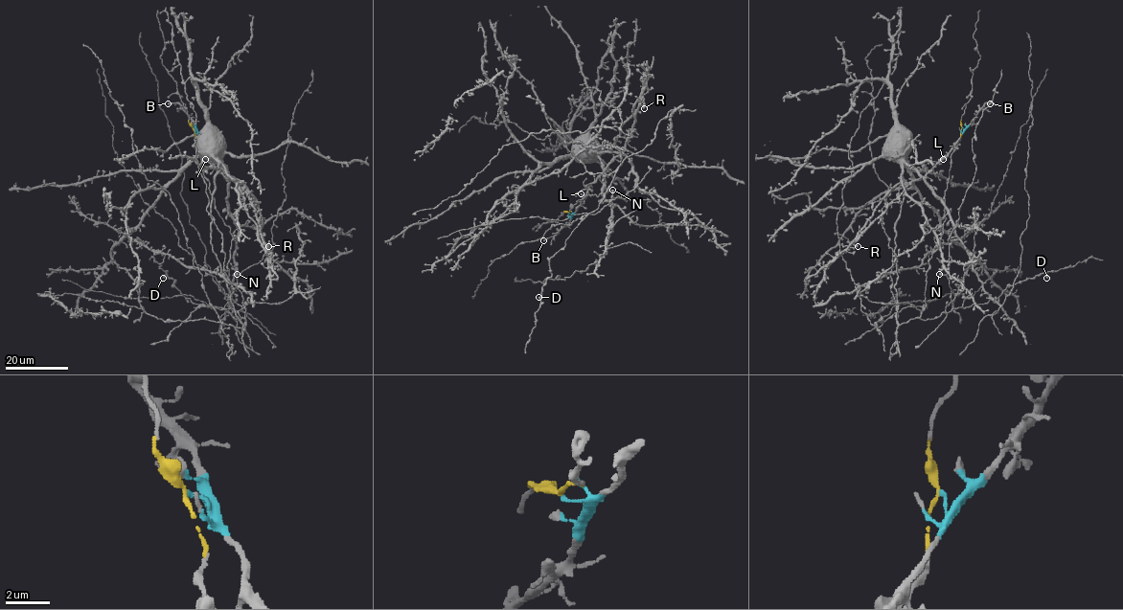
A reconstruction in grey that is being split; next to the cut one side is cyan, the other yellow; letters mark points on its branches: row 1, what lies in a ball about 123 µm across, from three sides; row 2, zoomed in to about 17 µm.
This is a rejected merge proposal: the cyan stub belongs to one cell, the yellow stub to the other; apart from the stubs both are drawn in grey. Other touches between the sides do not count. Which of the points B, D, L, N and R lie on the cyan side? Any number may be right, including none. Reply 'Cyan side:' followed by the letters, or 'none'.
Cyan side: B, L, R

